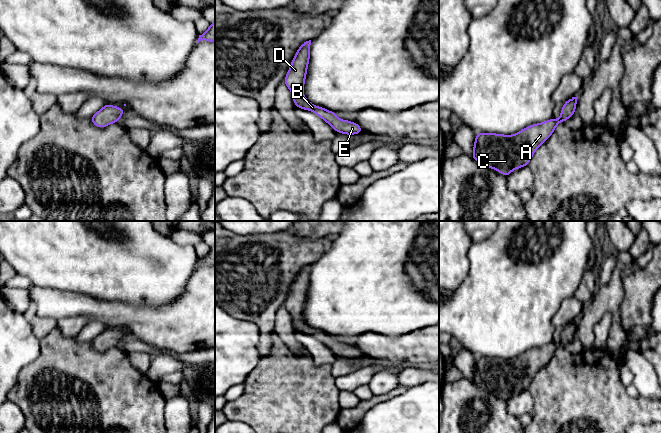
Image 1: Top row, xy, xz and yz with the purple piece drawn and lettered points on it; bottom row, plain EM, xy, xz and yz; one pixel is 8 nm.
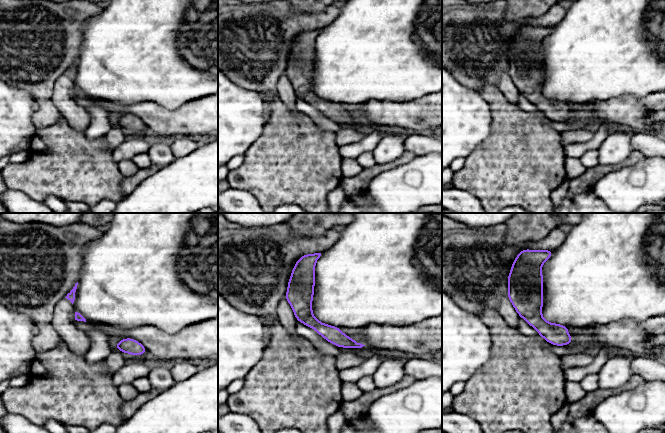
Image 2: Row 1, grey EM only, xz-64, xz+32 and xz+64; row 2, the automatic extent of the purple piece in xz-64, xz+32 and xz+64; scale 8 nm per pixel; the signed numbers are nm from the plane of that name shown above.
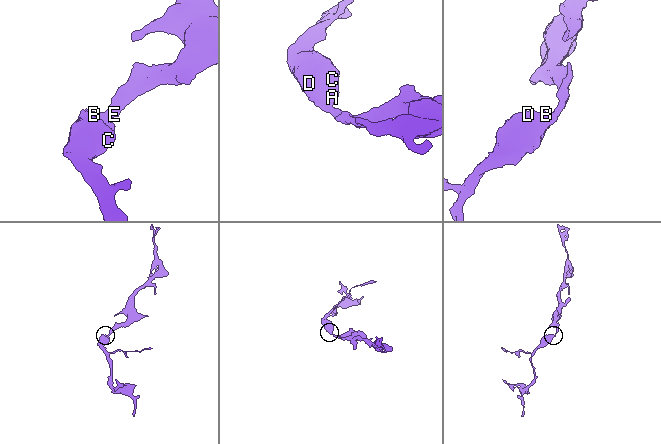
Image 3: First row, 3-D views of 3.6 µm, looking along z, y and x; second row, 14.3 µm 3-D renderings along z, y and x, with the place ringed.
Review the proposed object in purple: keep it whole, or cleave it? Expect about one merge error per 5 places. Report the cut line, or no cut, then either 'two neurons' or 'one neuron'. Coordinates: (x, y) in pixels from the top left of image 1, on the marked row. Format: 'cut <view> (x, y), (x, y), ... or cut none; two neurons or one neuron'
cut none; one neuron

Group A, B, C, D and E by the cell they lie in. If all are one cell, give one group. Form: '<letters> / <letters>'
A B C D E

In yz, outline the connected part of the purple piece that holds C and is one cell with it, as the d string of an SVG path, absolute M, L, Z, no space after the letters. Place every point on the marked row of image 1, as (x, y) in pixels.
M572 97L563 104L559 120L553 117L529 125L513 135L486 132L475 134L471 158L508 177L514 169L529 165L535 151L548 140L557 125L573 116L577 99Z

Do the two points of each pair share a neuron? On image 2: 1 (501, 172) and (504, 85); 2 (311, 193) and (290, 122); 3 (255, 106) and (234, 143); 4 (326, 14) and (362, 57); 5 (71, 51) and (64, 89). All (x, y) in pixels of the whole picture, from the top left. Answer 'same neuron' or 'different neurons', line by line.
1: different neurons
2: same neuron
3: same neuron
4: different neurons
5: different neurons

